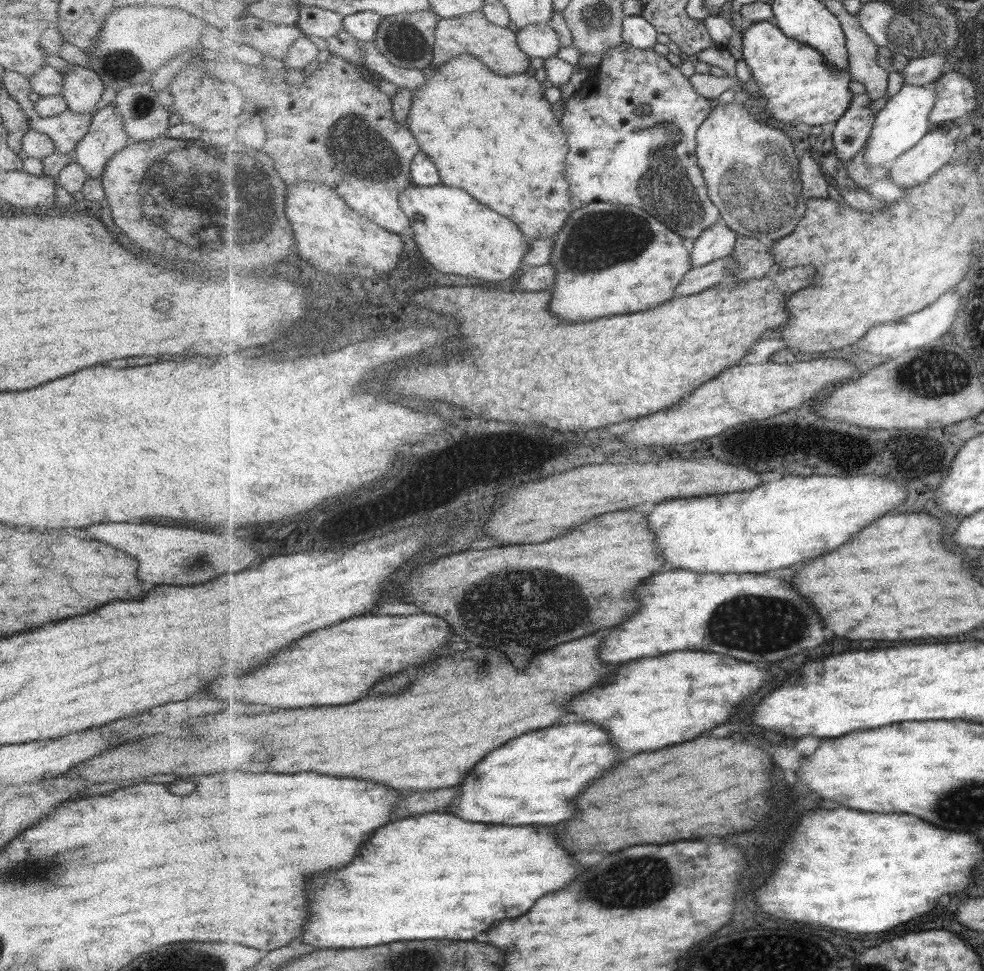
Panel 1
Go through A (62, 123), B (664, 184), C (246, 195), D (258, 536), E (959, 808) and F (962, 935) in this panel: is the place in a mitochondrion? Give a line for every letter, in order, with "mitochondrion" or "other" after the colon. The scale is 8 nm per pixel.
A: other
B: mitochondrion
C: mitochondrion
D: other
E: mitochondrion
F: other

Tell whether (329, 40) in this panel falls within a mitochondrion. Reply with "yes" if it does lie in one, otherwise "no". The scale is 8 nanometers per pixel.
no

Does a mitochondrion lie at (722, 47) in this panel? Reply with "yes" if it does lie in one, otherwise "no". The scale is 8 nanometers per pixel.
no

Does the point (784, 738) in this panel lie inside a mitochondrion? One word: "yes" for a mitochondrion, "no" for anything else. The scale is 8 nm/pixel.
no

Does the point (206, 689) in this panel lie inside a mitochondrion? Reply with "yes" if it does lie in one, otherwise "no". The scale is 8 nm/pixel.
no

